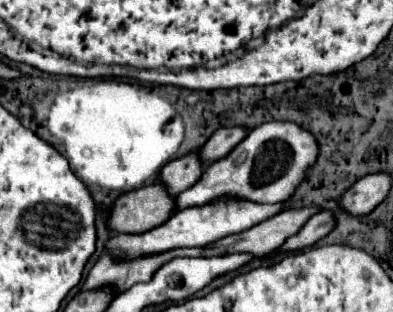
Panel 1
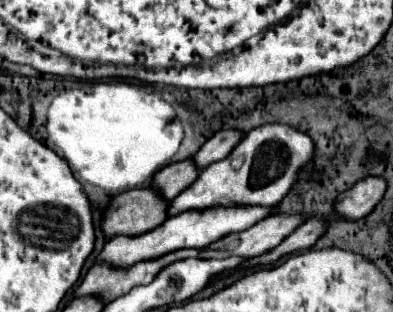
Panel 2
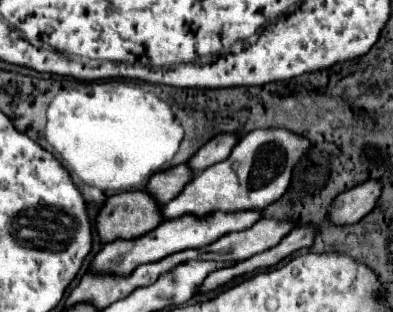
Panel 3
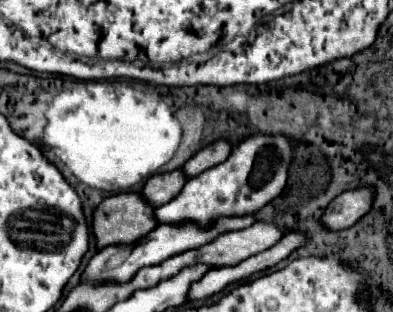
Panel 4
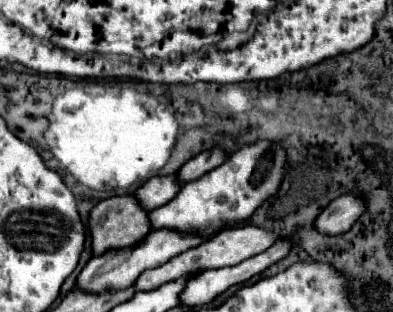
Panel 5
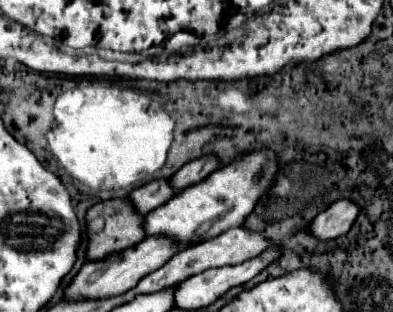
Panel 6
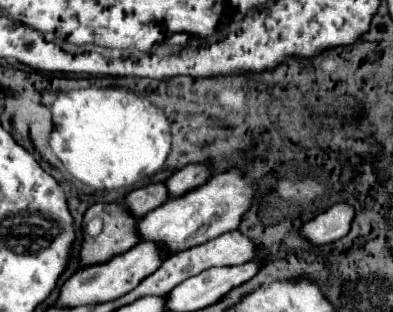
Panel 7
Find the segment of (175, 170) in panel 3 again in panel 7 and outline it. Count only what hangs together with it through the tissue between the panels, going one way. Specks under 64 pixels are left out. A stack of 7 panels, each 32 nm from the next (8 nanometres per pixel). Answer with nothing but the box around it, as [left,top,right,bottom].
[124,182,170,216]

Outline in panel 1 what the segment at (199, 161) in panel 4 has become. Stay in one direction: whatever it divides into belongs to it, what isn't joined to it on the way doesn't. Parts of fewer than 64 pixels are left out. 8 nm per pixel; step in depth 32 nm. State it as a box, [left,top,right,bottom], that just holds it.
[200,126,250,162]

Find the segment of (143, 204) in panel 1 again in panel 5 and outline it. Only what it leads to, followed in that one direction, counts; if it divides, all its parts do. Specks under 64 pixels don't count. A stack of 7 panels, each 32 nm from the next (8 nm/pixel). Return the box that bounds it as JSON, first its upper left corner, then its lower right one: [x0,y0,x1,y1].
[92,194,150,252]

